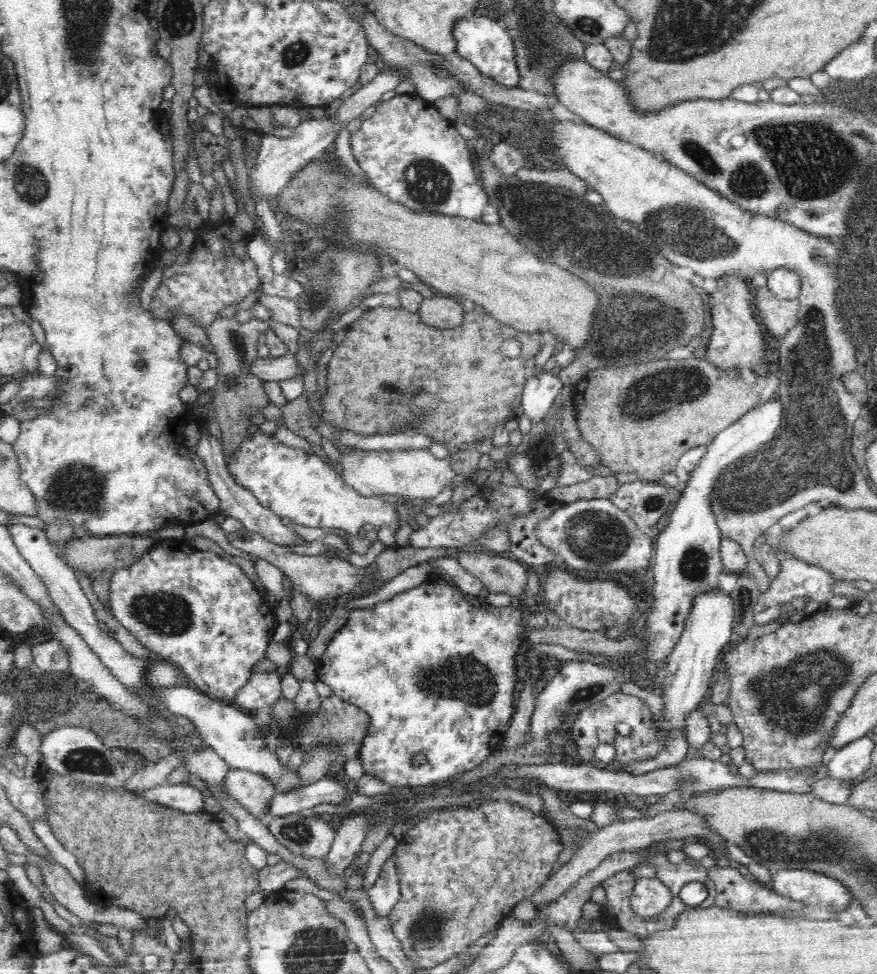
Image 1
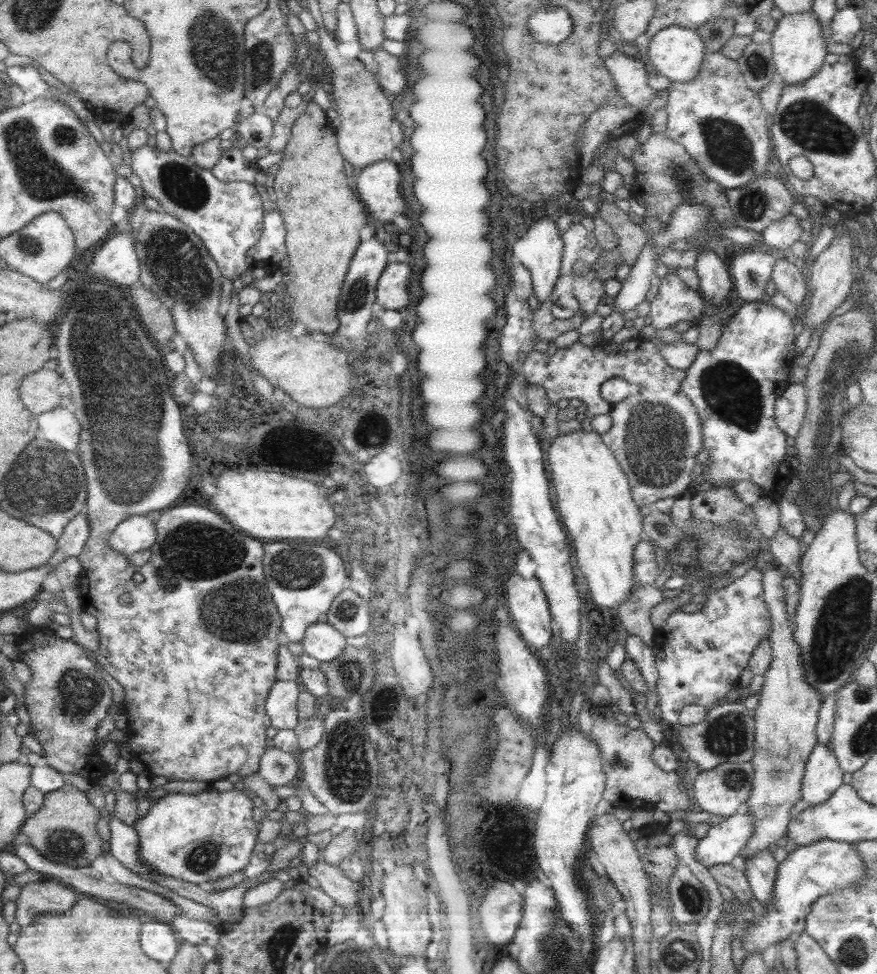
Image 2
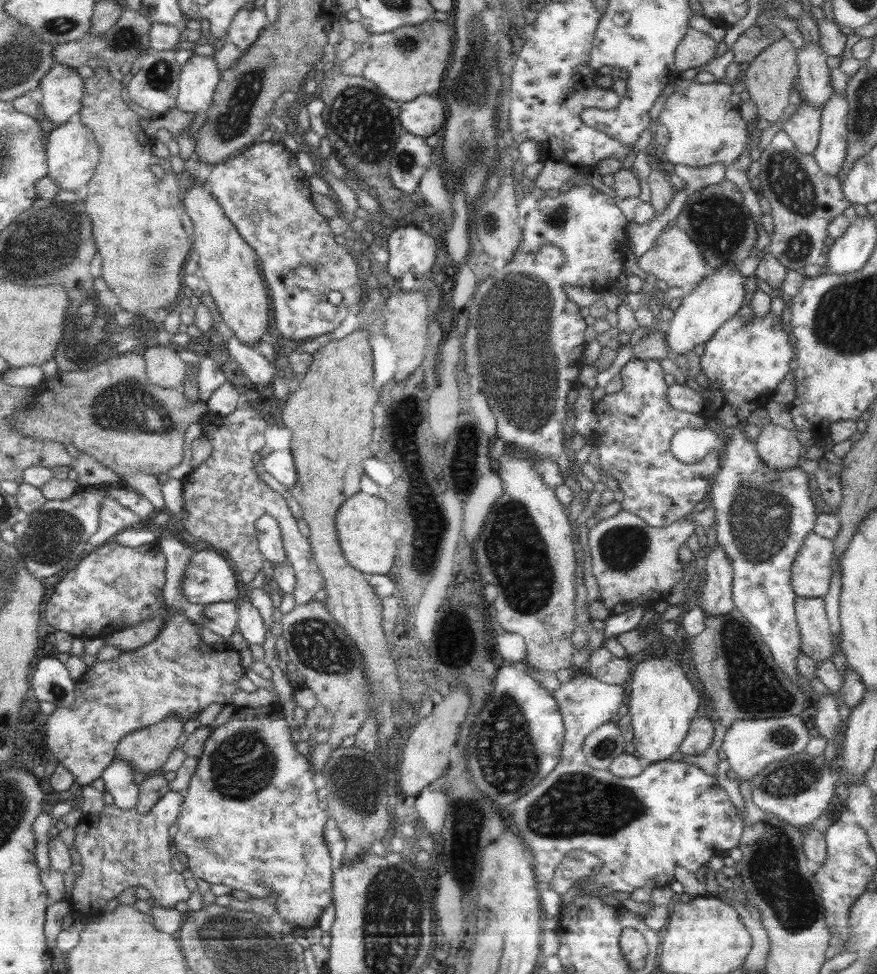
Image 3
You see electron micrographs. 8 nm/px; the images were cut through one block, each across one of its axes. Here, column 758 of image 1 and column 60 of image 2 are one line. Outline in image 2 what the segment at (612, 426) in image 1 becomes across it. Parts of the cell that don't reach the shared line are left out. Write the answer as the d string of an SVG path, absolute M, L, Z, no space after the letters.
M48 359L45 365L49 370L32 372L20 381L20 399L24 407L35 416L60 407L63 399L58 382L62 375L58 372L57 360Z

